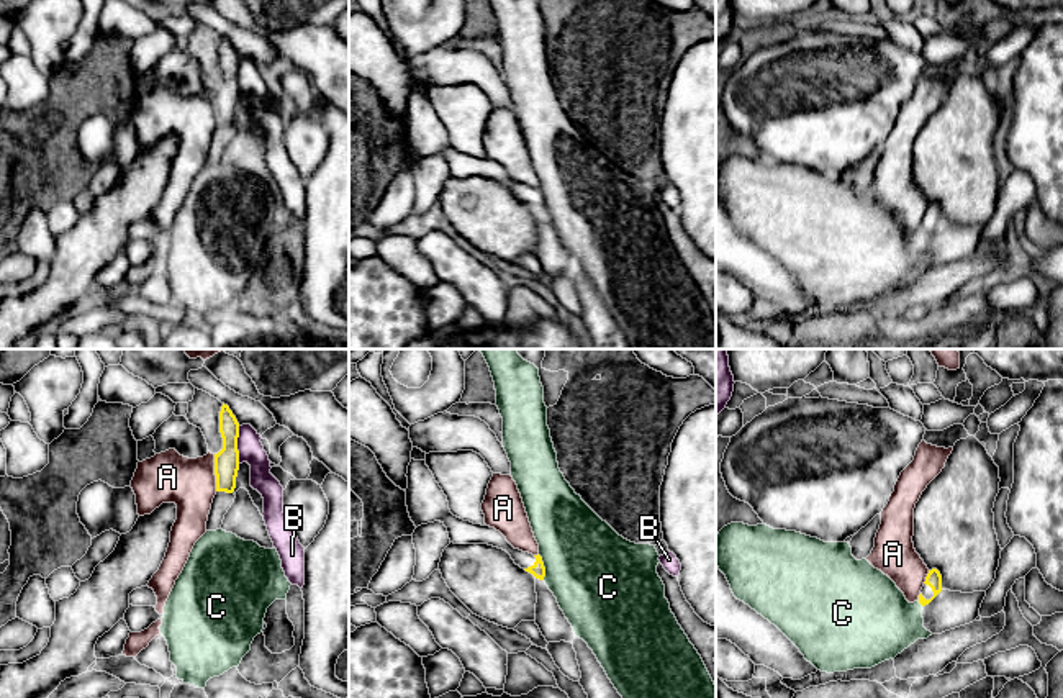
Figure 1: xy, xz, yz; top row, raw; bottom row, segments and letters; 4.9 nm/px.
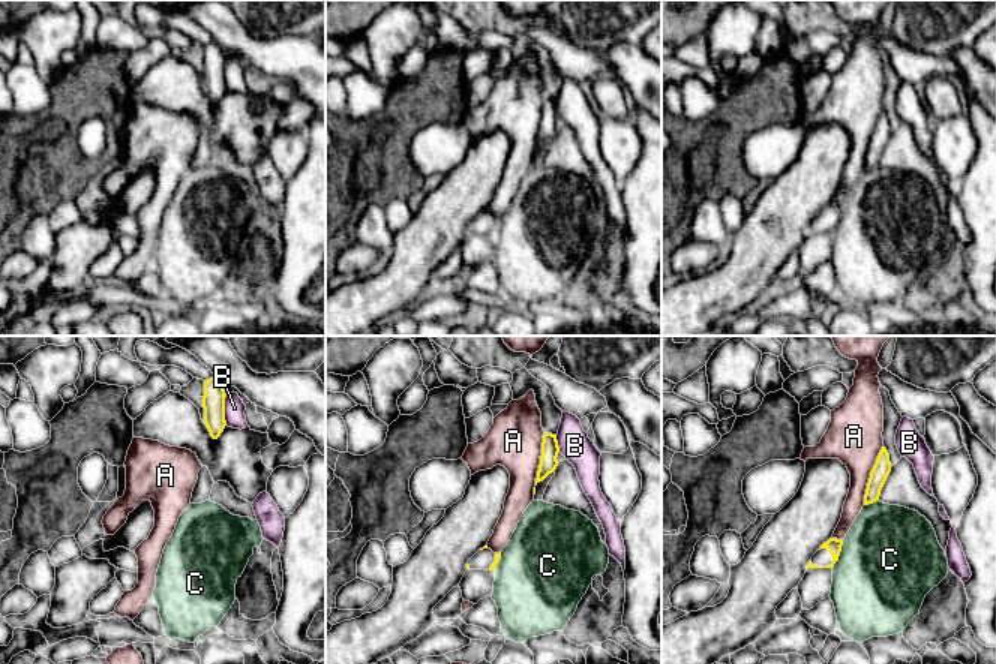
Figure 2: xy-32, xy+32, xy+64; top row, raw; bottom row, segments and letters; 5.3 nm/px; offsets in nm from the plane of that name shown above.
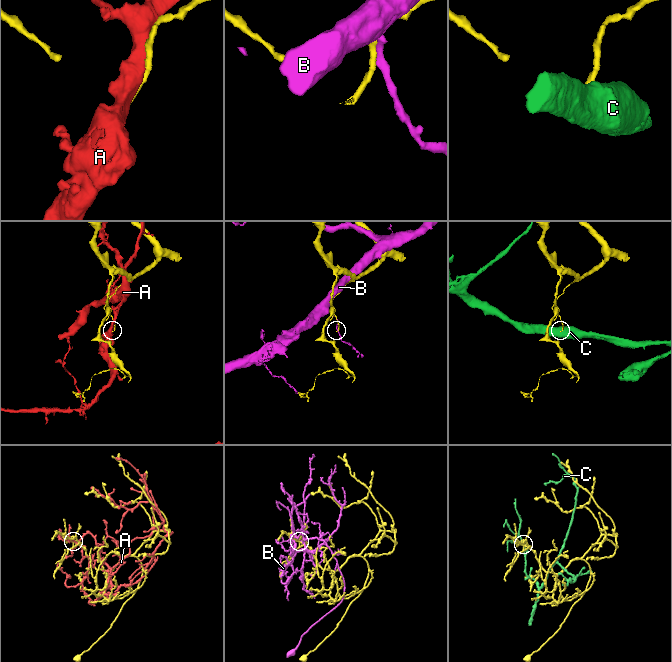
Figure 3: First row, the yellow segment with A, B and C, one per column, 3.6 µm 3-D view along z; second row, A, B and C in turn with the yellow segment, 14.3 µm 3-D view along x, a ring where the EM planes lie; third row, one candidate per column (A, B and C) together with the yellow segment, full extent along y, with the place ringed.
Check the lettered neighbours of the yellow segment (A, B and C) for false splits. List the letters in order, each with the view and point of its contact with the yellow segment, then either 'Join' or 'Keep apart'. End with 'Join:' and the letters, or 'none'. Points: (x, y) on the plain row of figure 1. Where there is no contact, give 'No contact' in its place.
A: Touches yellow at xy (215, 105). Keep apart
B: Touches yellow at xy (236, 77). Keep apart
C: Touches yellow at xz (544, 200). Keep apart
Join: none

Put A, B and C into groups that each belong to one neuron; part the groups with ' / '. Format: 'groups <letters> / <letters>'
groups A / B / C

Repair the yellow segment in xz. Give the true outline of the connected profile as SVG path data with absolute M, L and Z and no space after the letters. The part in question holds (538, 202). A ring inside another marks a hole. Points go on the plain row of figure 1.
M411 92L408 98L406 139L414 159L441 154L454 177L488 177L506 184L516 198L544 213L545 200L542 190L514 182L506 170L490 159L473 157L454 149L447 129L436 115L426 93Z

